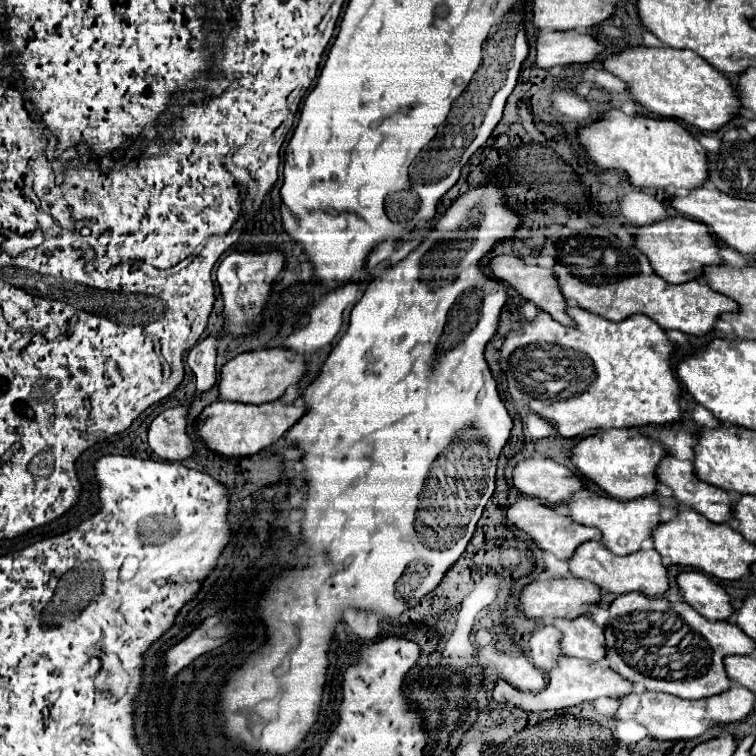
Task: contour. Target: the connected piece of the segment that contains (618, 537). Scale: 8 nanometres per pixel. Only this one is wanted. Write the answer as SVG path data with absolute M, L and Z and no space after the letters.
M599 496L599 498L587 498L587 500L571 500L567 504L569 508L569 516L573 520L577 520L579 524L587 524L587 526L595 526L603 532L603 544L615 552L617 556L629 556L633 552L641 550L641 542L649 540L653 530L657 528L657 524L661 524L661 504L657 498L645 496L645 498L637 498L637 500L617 500L617 498L609 498L609 496Z

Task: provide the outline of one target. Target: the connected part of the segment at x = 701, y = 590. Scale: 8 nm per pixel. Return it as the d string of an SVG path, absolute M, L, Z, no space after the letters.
M681 572L677 576L683 598L707 620L729 622L733 616L733 604L729 594L707 574L701 572Z

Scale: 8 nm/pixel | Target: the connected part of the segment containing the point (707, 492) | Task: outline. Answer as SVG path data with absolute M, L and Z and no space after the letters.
M667 456L657 468L657 478L675 492L675 498L681 504L693 506L711 522L727 524L733 520L733 502L729 492L697 480L691 462L681 462L673 456Z

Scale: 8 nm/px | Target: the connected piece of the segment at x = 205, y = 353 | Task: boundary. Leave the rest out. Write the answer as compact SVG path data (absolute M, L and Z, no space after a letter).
M205 336L193 352L189 352L187 362L197 378L197 392L195 396L203 396L207 390L211 390L217 382L217 370L215 370L215 350L217 350L217 338Z

